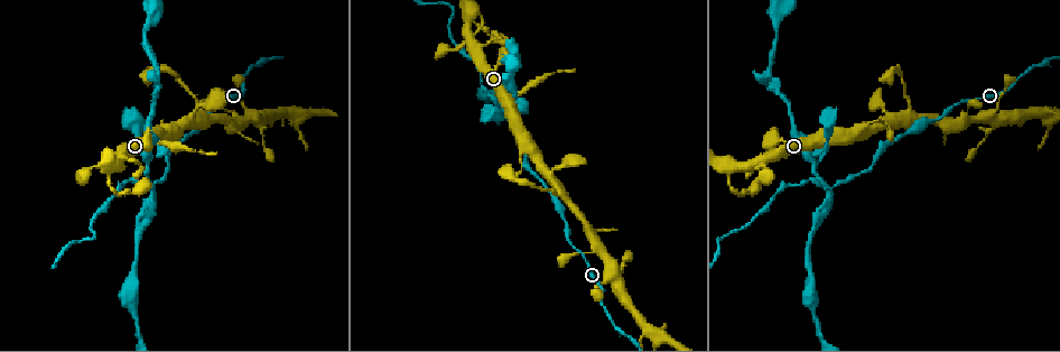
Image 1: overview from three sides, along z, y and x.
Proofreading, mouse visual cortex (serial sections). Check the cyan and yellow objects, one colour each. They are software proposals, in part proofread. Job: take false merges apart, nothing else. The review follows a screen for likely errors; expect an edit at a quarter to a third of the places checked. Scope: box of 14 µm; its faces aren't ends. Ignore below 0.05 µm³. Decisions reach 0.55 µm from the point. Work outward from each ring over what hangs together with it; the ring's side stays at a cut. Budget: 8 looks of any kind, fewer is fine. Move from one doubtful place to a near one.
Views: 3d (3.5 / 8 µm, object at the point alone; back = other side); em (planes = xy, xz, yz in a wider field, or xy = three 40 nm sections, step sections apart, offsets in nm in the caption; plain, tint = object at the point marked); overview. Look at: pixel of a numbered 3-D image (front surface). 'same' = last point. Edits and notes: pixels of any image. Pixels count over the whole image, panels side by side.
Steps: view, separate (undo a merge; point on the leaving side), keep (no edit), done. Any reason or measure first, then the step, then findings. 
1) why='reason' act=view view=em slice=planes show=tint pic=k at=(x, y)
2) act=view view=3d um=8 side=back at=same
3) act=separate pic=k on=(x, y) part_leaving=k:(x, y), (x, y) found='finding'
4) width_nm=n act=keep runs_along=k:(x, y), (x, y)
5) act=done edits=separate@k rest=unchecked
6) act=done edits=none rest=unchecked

why='narrows sharply' act=view view=3d um=8 pic=1 at=(985, 134)

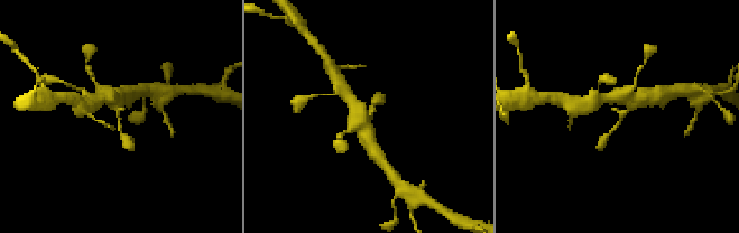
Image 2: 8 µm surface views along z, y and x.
act=view view=em slice=planes show=tint pic=2 at=(621, 120)

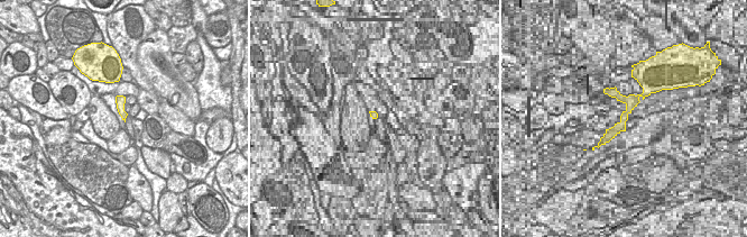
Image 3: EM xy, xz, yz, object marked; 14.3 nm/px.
act=keep found='continuous, no second cell'

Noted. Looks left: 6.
why='thick turns thin' act=view view=3d um=3.5 pic=1 at=(153, 186)

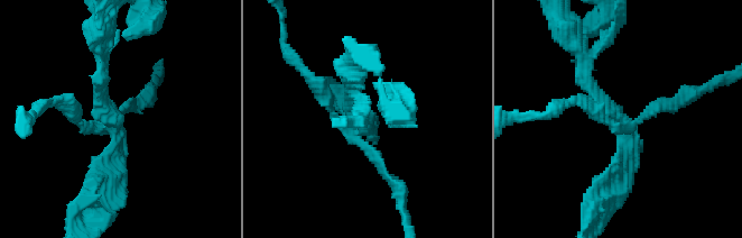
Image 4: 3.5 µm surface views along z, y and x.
arms=4 arm_widths_nm=150,150,200,250 why='need the tissue' act=view view=em slice=xy step=3 show=tint pic=4 at=(110, 126)

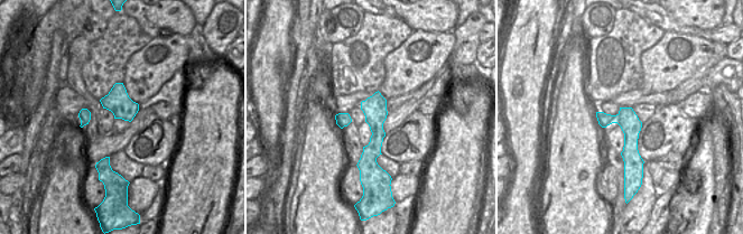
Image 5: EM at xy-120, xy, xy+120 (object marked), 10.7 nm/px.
act=separate pic=4 on=(99, 165) part_leaving=4:(109, 127), (99, 38) found='a second cell is stuck on'

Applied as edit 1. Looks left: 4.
act=view view=overview

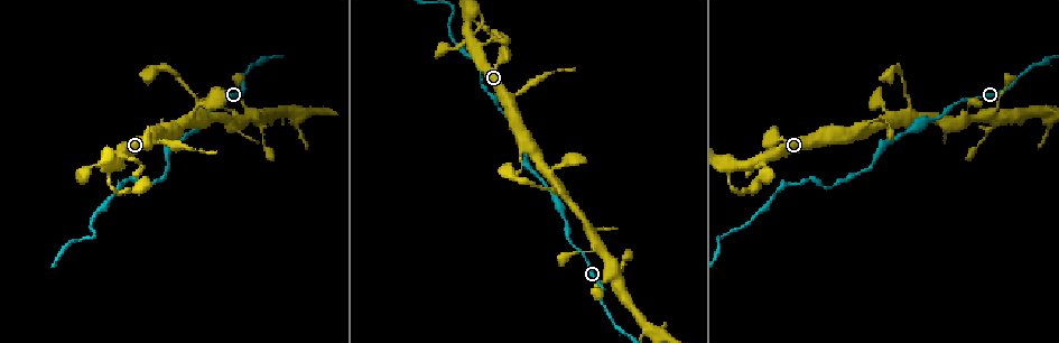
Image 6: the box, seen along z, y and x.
why='sharp bend' act=view view=3d um=3.5 pic=6 at=(95, 237)

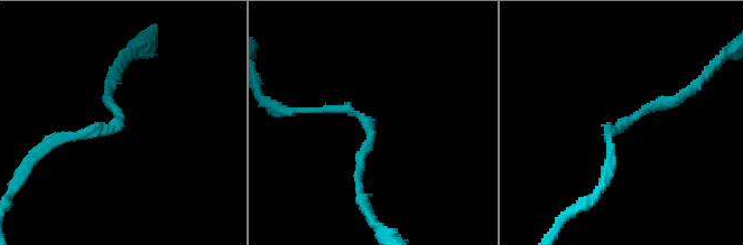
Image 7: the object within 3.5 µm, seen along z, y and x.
arm_widths_nm=100,150 act=view view=em slice=xy step=1 show=plain pic=7 at=(626, 122)

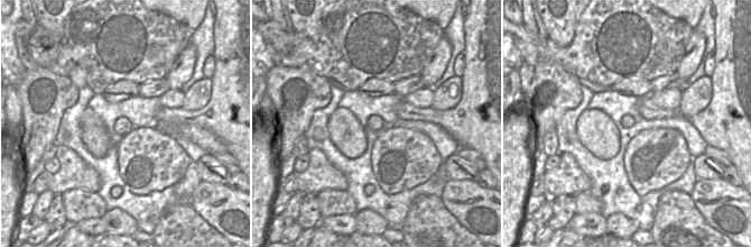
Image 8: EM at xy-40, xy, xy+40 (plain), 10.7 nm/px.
why='where the object lies' act=view view=em slice=xy step=1 show=tint at=same

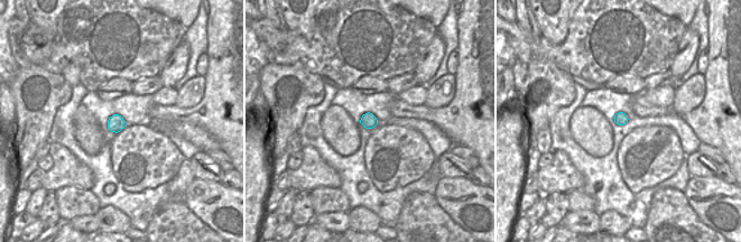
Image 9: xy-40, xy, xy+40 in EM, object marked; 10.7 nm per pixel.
act=keep runs_along=7:(360, 187), (370, 126), (346, 109), (305, 109) found='all the same cell'

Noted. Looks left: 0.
act=done edits=separate@4 rest=unchecked

